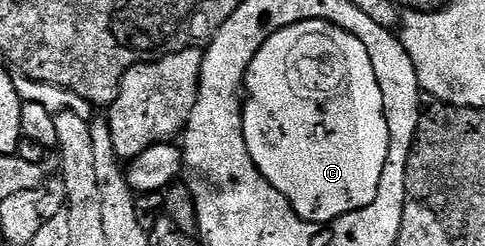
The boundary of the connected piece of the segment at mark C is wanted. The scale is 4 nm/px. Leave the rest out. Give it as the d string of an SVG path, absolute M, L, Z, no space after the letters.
M293 18L293 24L285 22L285 26L269 30L253 46L253 54L249 54L245 70L241 70L241 82L237 82L237 126L241 126L241 146L245 146L249 166L289 206L289 214L301 226L333 230L341 218L353 218L353 214L369 210L373 202L381 202L381 178L385 178L385 166L389 166L389 154L393 154L385 90L377 82L369 46L357 34L349 34L345 26L329 22L329 18Z

